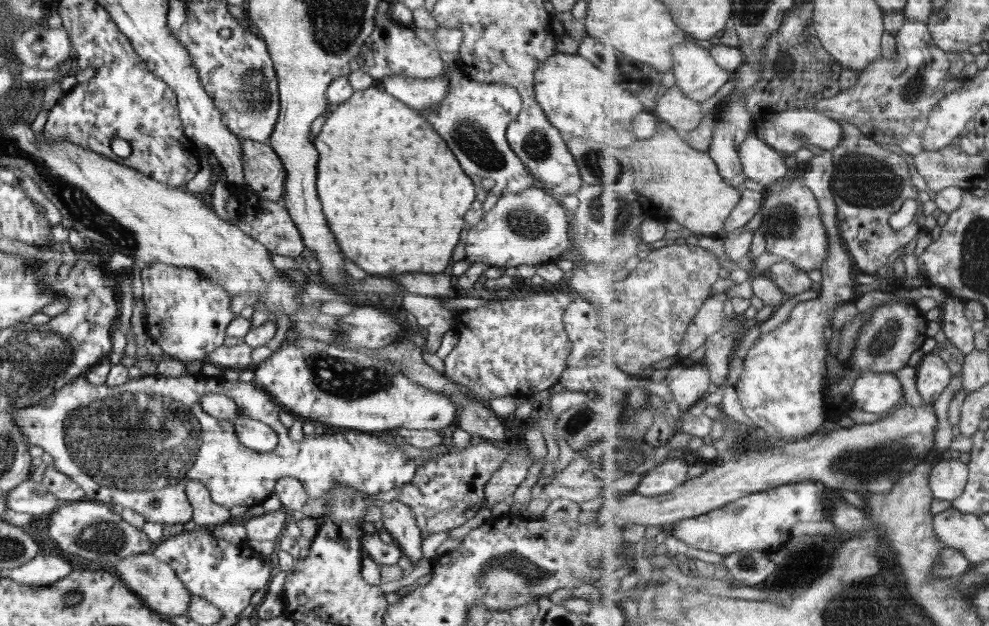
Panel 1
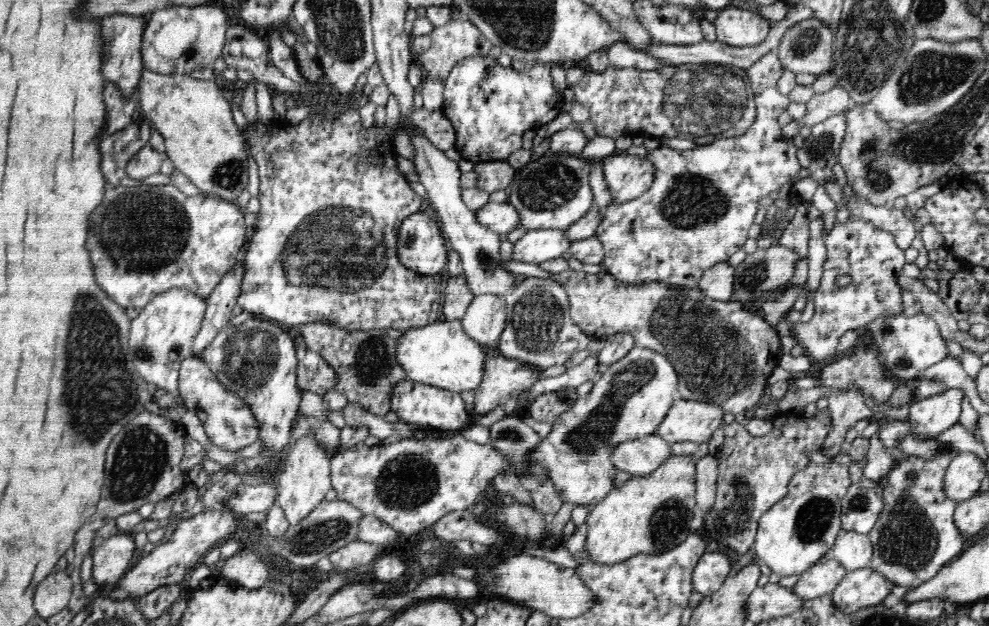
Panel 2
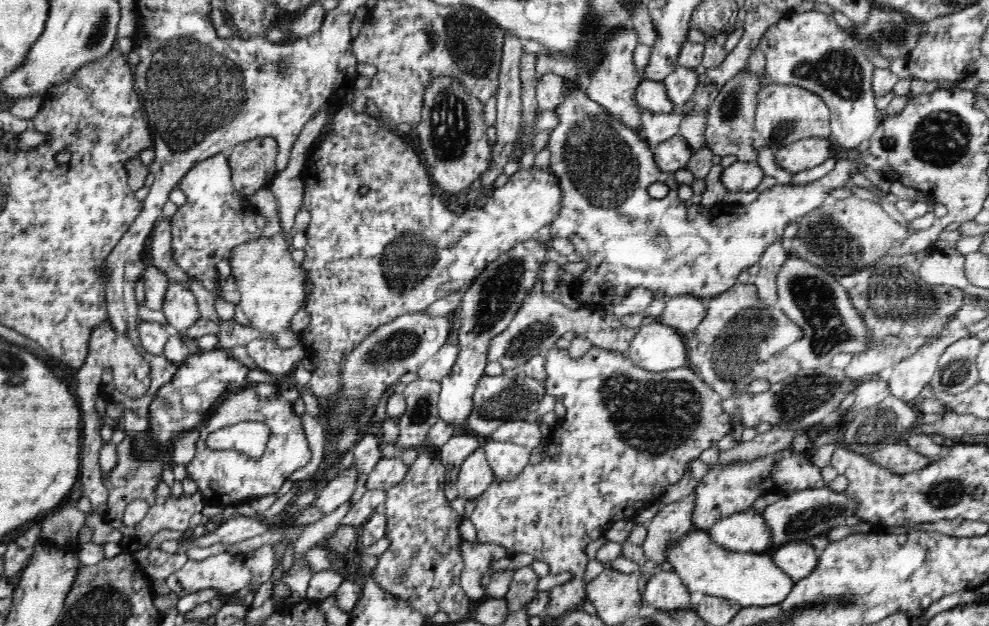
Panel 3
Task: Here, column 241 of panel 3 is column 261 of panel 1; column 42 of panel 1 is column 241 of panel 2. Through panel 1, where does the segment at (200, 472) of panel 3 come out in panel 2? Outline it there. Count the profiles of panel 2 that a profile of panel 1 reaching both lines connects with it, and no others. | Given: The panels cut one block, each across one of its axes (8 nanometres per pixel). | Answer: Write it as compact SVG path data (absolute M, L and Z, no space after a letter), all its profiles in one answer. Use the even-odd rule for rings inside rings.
M198 356L188 357L181 362L178 388L188 410L195 411L199 406L206 412L207 421L203 427L208 440L216 444L218 448L240 452L242 448L258 441L260 429L252 409L236 393L220 383L218 377Z

